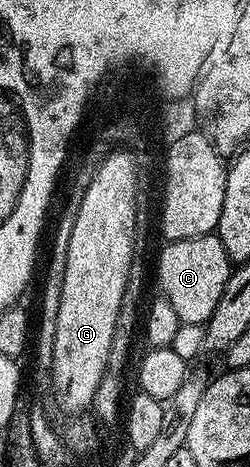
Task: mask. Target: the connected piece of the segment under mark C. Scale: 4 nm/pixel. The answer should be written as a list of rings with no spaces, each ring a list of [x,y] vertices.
[[[211,234],[208,236],[197,236],[196,238],[184,238],[183,240],[171,240],[163,243],[163,245],[163,248],[158,252],[158,284],[162,287],[161,295],[168,302],[172,302],[172,310],[176,310],[176,318],[180,318],[183,324],[205,325],[206,321],[212,318],[212,314],[216,310],[216,302],[220,302],[220,294],[224,294],[224,286],[228,286],[228,278],[232,271],[230,259],[224,250],[224,242],[220,242],[218,235]]]

